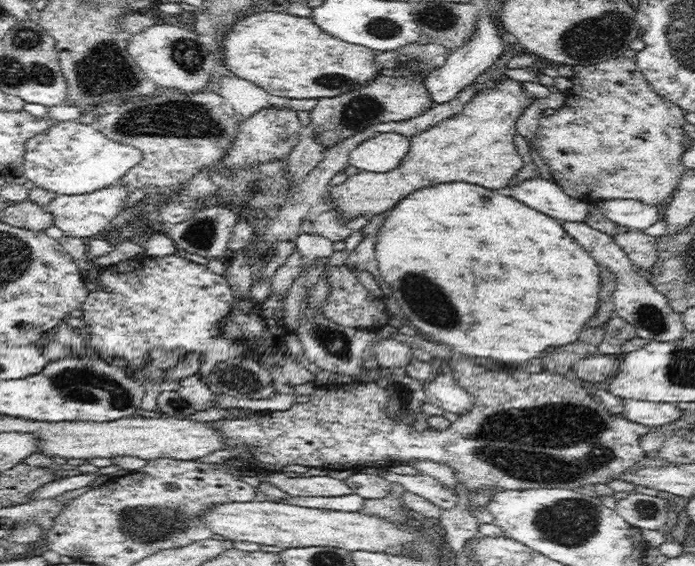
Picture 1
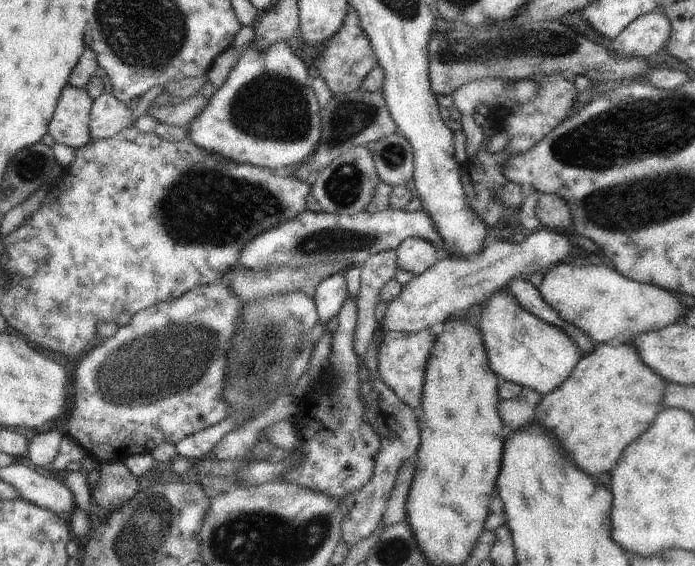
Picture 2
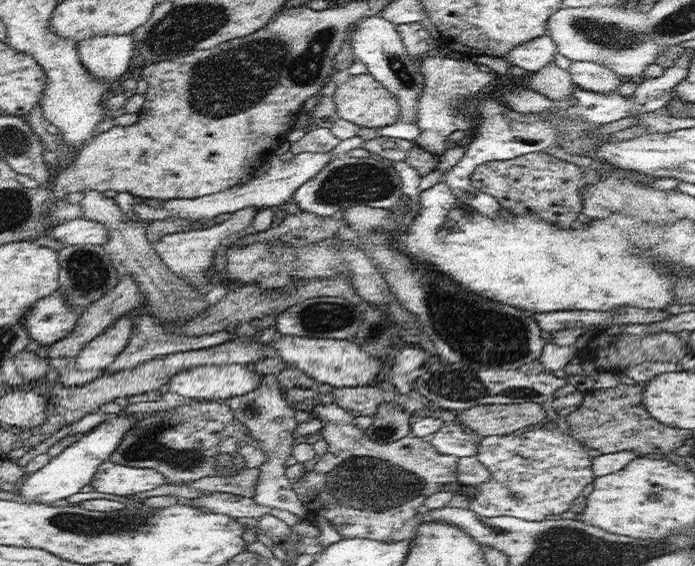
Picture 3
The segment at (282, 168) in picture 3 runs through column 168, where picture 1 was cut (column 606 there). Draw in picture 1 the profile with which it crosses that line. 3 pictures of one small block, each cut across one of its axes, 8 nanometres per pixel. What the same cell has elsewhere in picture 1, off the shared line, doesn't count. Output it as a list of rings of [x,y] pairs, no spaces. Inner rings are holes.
[[[615,198],[594,203],[606,218],[632,230],[642,231],[660,218],[656,207],[639,200]]]

